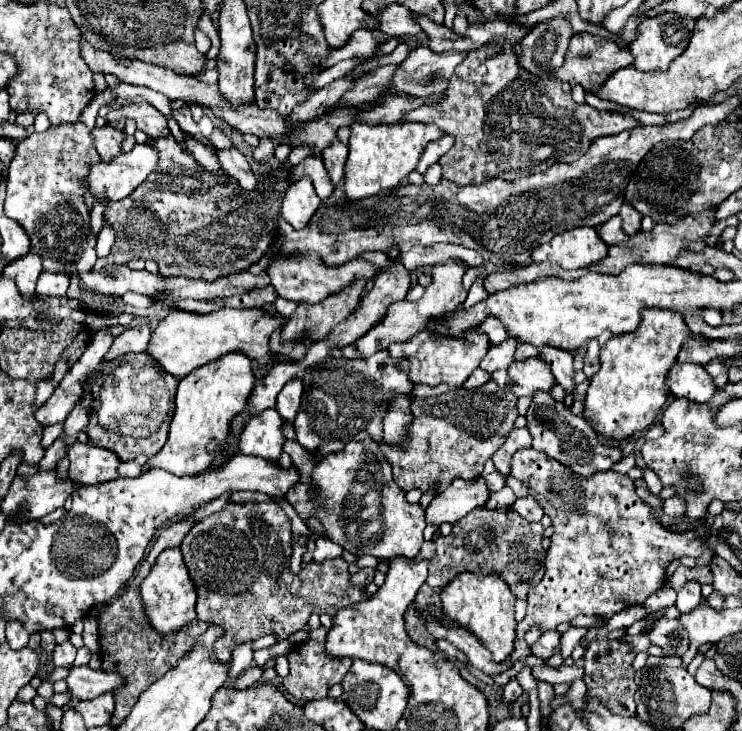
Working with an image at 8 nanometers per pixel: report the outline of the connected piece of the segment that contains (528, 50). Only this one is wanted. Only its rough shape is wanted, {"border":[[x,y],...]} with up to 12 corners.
{"border":[[560,16],[532,26],[520,66],[536,76],[564,64],[576,32]]}

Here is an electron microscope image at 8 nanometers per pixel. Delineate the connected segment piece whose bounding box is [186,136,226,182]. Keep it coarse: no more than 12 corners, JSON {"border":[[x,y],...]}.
{"border":[[186,136],[188,152],[200,162],[204,170],[222,176],[216,150]]}

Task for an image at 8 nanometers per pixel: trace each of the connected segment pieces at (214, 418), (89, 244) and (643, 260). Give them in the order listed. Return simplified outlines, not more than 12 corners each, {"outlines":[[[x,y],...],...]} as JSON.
{"outlines":[[[230,352],[178,382],[164,448],[144,470],[200,474],[254,386]],[[82,122],[16,146],[4,214],[46,272],[92,270]],[[714,208],[676,224],[640,230],[610,246],[592,268],[620,274],[631,264],[674,264],[682,250],[702,252],[716,218]]]}

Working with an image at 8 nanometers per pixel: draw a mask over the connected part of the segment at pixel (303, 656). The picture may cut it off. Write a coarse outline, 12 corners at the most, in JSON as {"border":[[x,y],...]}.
{"border":[[314,640],[290,652],[288,694],[324,698],[352,660],[336,660]]}

